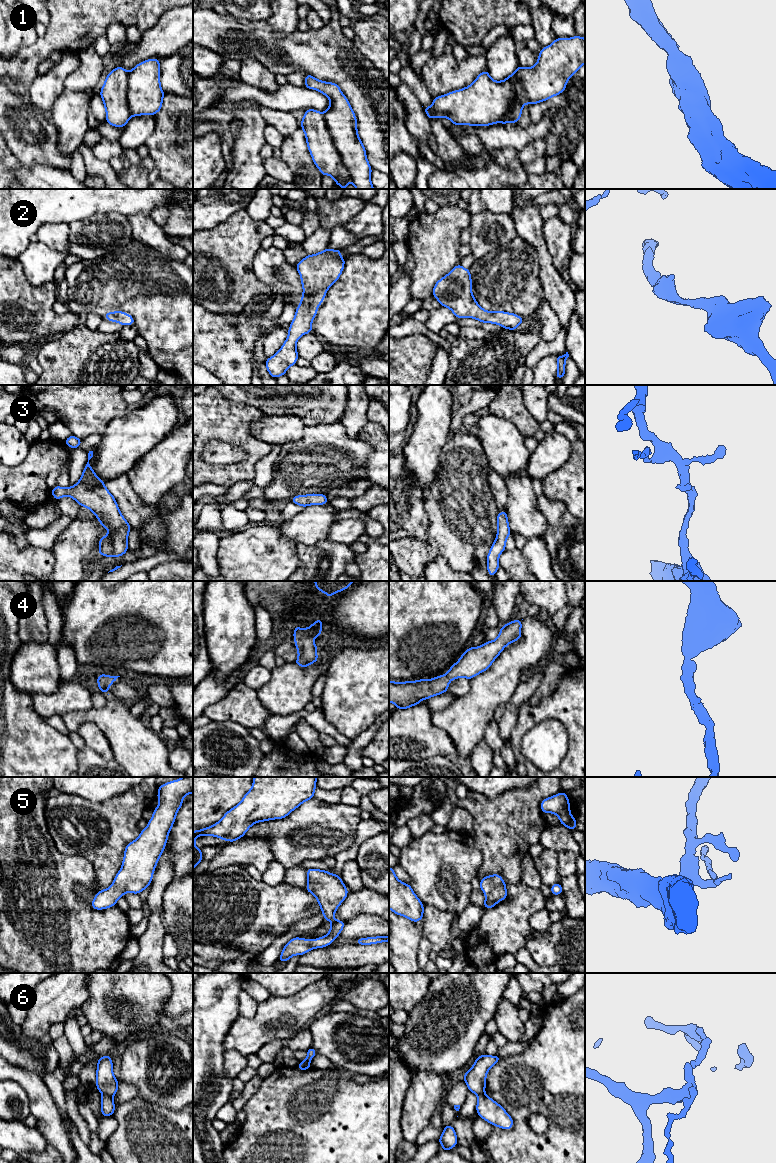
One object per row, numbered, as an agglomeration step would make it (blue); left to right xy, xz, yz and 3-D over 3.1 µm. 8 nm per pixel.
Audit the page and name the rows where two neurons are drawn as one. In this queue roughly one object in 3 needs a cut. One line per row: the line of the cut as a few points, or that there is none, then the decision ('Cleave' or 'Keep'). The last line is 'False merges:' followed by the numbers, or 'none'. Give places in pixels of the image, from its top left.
1: No split. Keep
2: No split. Keep
3: No split. Keep
4: No split. Keep
5: No split. Keep
6: Split along xy (102, 1093), (112, 1097). Cleave
False merges: 6

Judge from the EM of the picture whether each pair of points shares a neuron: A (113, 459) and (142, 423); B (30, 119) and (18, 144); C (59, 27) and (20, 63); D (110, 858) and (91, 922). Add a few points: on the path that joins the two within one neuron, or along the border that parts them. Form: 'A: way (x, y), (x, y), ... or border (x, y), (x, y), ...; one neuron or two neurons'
A: way (119, 450), (135, 432); one neuron
B: way (26, 125), (26, 136), (24, 138); one neuron
C: way (51, 37), (30, 57); one neuron
D: border (93, 867), (95, 887), (98, 891); two neurons

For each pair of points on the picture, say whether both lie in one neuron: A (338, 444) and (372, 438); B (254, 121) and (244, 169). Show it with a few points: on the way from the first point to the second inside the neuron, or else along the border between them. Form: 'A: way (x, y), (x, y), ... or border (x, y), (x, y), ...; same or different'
A: border (357, 437), (366, 441), (372, 448), (365, 463); different
B: way (251, 133), (246, 144), (246, 157); same

